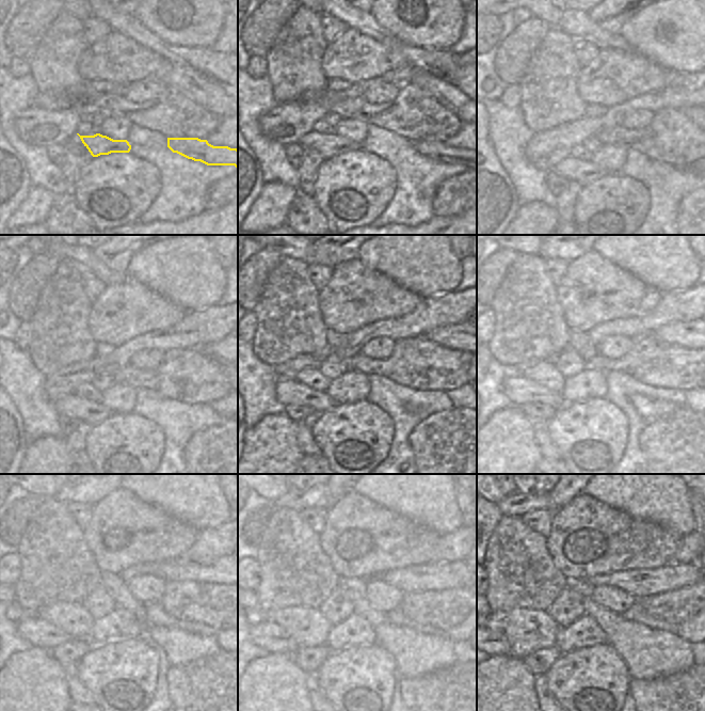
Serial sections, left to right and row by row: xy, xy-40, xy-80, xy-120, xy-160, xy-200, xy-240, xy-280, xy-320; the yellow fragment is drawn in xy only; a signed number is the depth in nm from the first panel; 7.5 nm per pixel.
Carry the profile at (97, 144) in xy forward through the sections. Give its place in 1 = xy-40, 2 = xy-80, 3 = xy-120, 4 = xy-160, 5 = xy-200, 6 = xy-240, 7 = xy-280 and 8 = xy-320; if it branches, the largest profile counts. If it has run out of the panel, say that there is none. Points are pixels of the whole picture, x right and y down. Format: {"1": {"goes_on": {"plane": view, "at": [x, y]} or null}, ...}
{"1": {"goes_on": {"plane": "xy-40", "at": [330, 146]}}, "2": {"goes_on": {"plane": "xy-80", "at": [551, 148]}}, "3": {"goes_on": {"plane": "xy-120", "at": [59, 384]}}, "4": {"goes_on": {"plane": "xy-160", "at": [287, 389]}}, "5": {"goes_on": {"plane": "xy-200", "at": [521, 391]}}, "6": {"goes_on": {"plane": "xy-240", "at": [38, 632]}}, "7": {"goes_on": {"plane": "xy-280", "at": [269, 635]}}, "8": {"goes_on": {"plane": "xy-320", "at": [498, 645]}}}

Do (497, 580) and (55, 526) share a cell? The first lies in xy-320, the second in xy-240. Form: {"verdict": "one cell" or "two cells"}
{"verdict": "one cell"}

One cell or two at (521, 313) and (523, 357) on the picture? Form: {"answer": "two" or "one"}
{"answer": "one"}

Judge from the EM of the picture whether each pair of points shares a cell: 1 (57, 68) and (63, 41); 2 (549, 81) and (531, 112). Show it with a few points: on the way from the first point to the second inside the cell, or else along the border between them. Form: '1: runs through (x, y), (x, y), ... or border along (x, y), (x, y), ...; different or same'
1: runs through (57, 62), (60, 59), (60, 49), (62, 47); same
2: border along (519, 107), (528, 101), (560, 110); different

